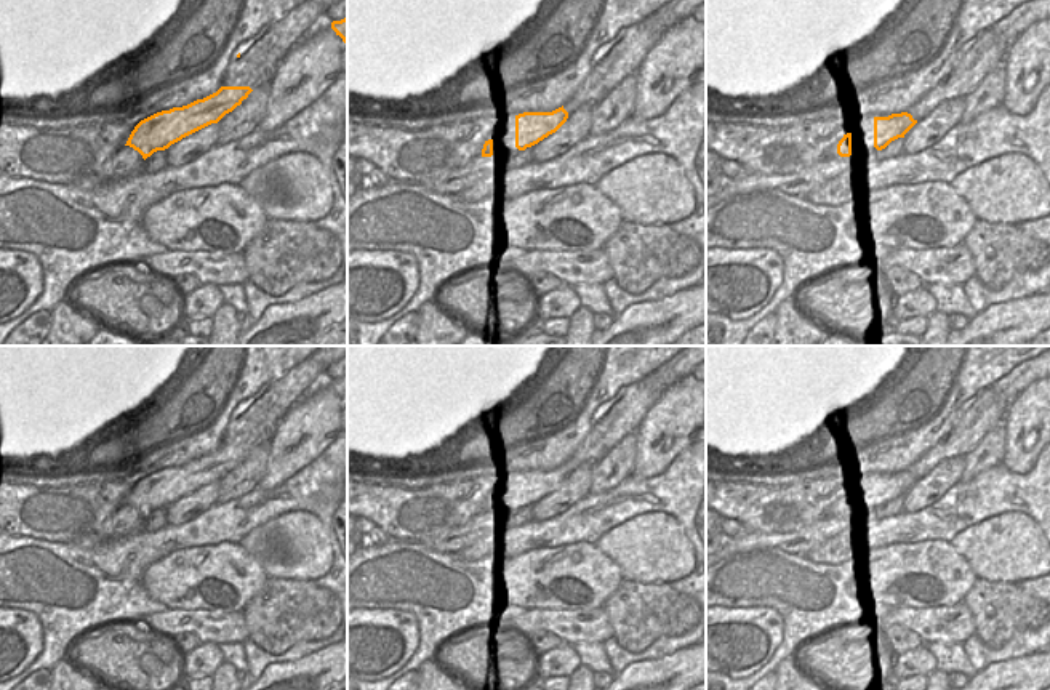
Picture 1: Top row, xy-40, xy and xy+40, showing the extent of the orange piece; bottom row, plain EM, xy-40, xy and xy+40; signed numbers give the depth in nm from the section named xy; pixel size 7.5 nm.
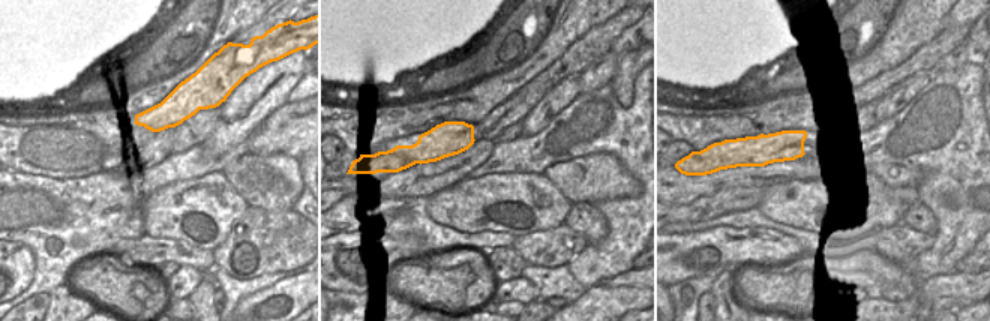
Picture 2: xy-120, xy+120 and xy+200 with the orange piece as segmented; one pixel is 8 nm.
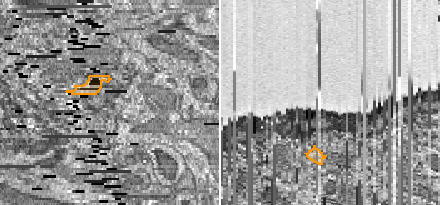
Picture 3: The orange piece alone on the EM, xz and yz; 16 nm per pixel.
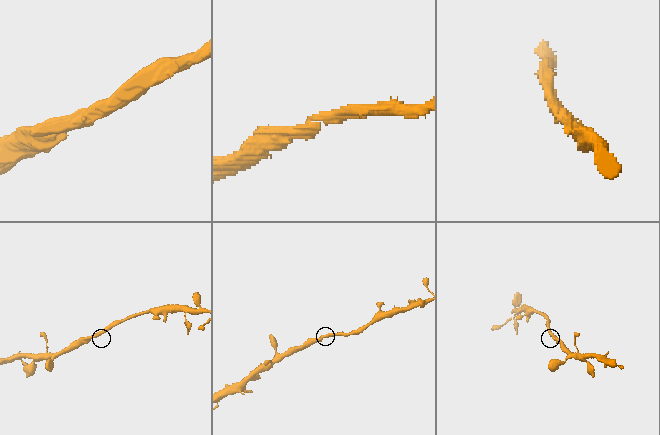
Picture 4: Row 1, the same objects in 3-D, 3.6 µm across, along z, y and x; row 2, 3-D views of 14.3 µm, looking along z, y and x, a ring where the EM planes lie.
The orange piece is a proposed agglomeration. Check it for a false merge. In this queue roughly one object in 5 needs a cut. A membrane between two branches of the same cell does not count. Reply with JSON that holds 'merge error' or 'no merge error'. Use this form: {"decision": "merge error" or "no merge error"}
{"decision": "no merge error"}

